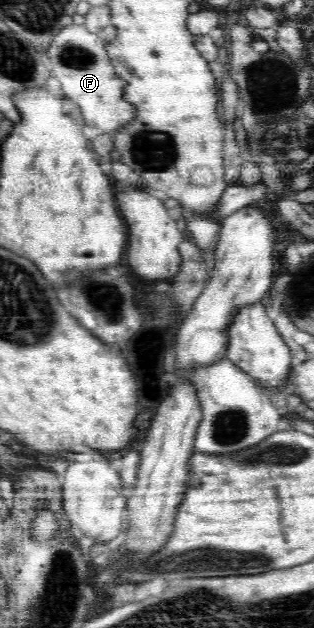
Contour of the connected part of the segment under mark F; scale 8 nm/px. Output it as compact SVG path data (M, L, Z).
M73 23L62 28L54 36L44 59L52 75L61 83L63 96L69 97L80 108L81 120L85 125L113 136L134 119L136 106L129 104L122 95L126 82L117 76L105 50L105 42L89 32L84 24Z

